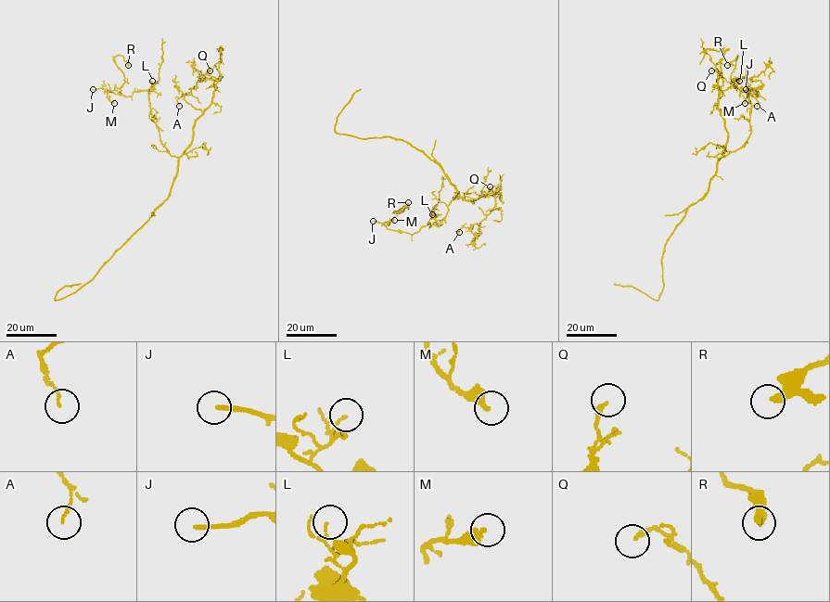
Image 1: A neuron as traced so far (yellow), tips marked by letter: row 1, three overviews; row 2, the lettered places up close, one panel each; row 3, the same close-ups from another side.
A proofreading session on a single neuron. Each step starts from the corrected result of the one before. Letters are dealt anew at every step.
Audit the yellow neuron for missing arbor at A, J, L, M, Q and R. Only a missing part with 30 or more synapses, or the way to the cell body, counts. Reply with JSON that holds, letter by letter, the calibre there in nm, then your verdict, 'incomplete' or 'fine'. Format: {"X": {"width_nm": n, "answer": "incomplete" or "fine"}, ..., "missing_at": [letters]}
{"A": {"width_nm": 110, "answer": "fine"}, "J": {"width_nm": 190, "answer": "fine"}, "L": {"width_nm": 80, "answer": "fine"}, "M": {"width_nm": 400, "answer": "fine"}, "Q": {"width_nm": 220, "answer": "fine"}, "R": {"width_nm": 280, "answer": "fine"}, "missing_at": []}

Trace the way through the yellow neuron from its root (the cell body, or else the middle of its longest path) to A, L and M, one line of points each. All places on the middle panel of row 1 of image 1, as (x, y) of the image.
A: (456, 190), (472, 202), (486, 193), (495, 198), (478, 236), (470, 227), (459, 232)
L: (456, 190), (458, 196), (451, 201), (439, 226), (430, 226), (432, 214)
M: (456, 190), (458, 196), (451, 201), (439, 226), (428, 224), (410, 234), (388, 229), (385, 224), (394, 220)

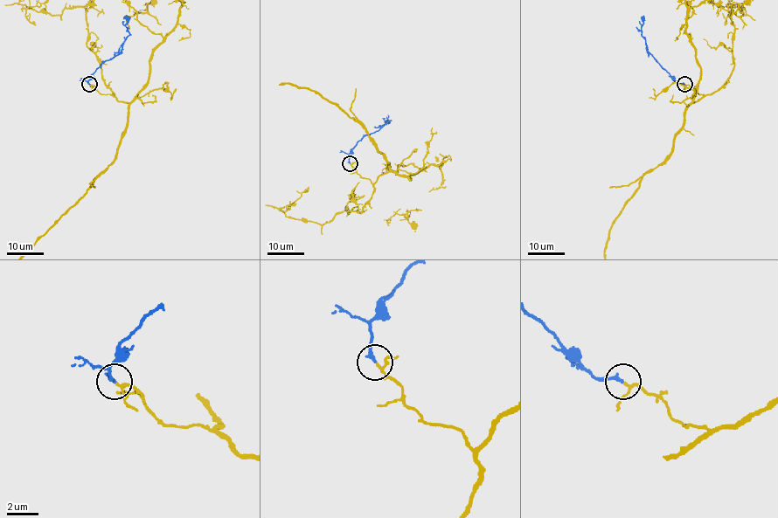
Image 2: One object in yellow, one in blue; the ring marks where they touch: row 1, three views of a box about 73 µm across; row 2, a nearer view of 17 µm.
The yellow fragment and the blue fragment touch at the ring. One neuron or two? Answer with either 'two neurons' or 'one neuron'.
one neuron

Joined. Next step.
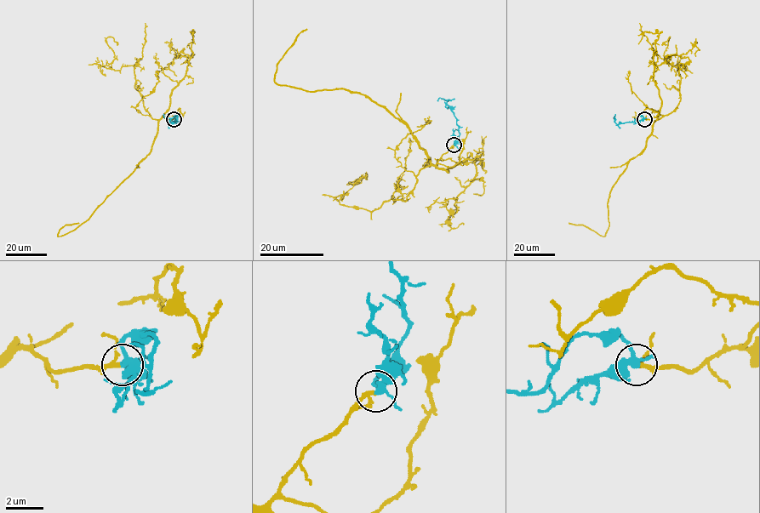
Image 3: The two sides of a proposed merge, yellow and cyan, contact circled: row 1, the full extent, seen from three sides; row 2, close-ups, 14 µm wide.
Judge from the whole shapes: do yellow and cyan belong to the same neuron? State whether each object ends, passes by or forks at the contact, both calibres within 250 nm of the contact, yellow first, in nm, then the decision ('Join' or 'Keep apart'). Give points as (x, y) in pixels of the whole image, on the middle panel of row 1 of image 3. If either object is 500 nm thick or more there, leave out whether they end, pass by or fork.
At the ring yellow passes by. At the ring cyan forks. Thickness 180 nm (yellow) against 280 nm. Join

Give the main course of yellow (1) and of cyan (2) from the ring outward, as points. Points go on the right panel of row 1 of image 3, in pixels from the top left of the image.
1: (644, 119), (656, 119), (645, 148), (629, 161), (612, 189), (605, 235), (568, 222)
2: (644, 119), (637, 116), (632, 122), (617, 124), (613, 118), (615, 114)

